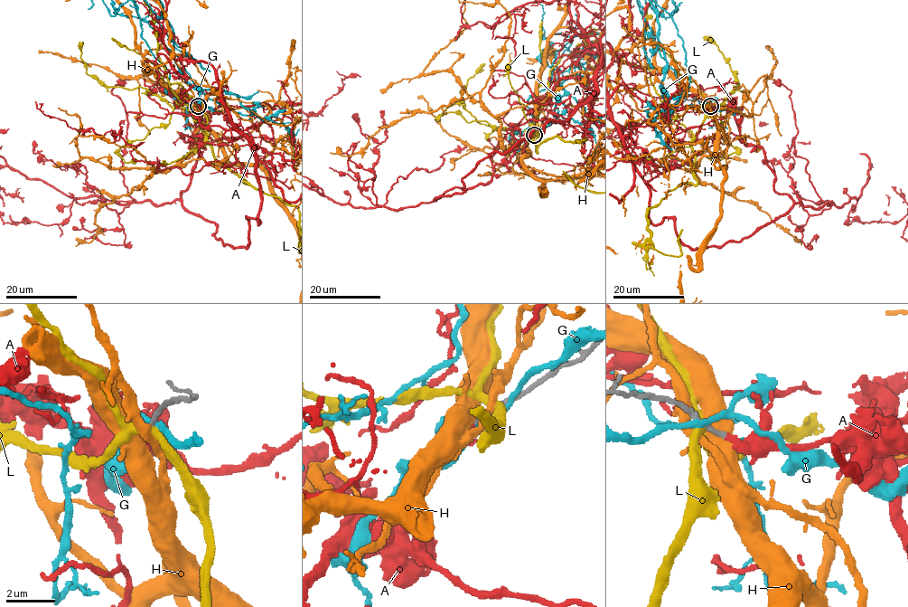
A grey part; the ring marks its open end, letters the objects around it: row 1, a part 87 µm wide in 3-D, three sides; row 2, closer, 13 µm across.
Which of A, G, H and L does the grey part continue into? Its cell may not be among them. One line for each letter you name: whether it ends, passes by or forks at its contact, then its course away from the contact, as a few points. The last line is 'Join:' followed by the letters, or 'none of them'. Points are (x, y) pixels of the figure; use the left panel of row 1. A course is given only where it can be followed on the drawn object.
A: it ends
Join: A

